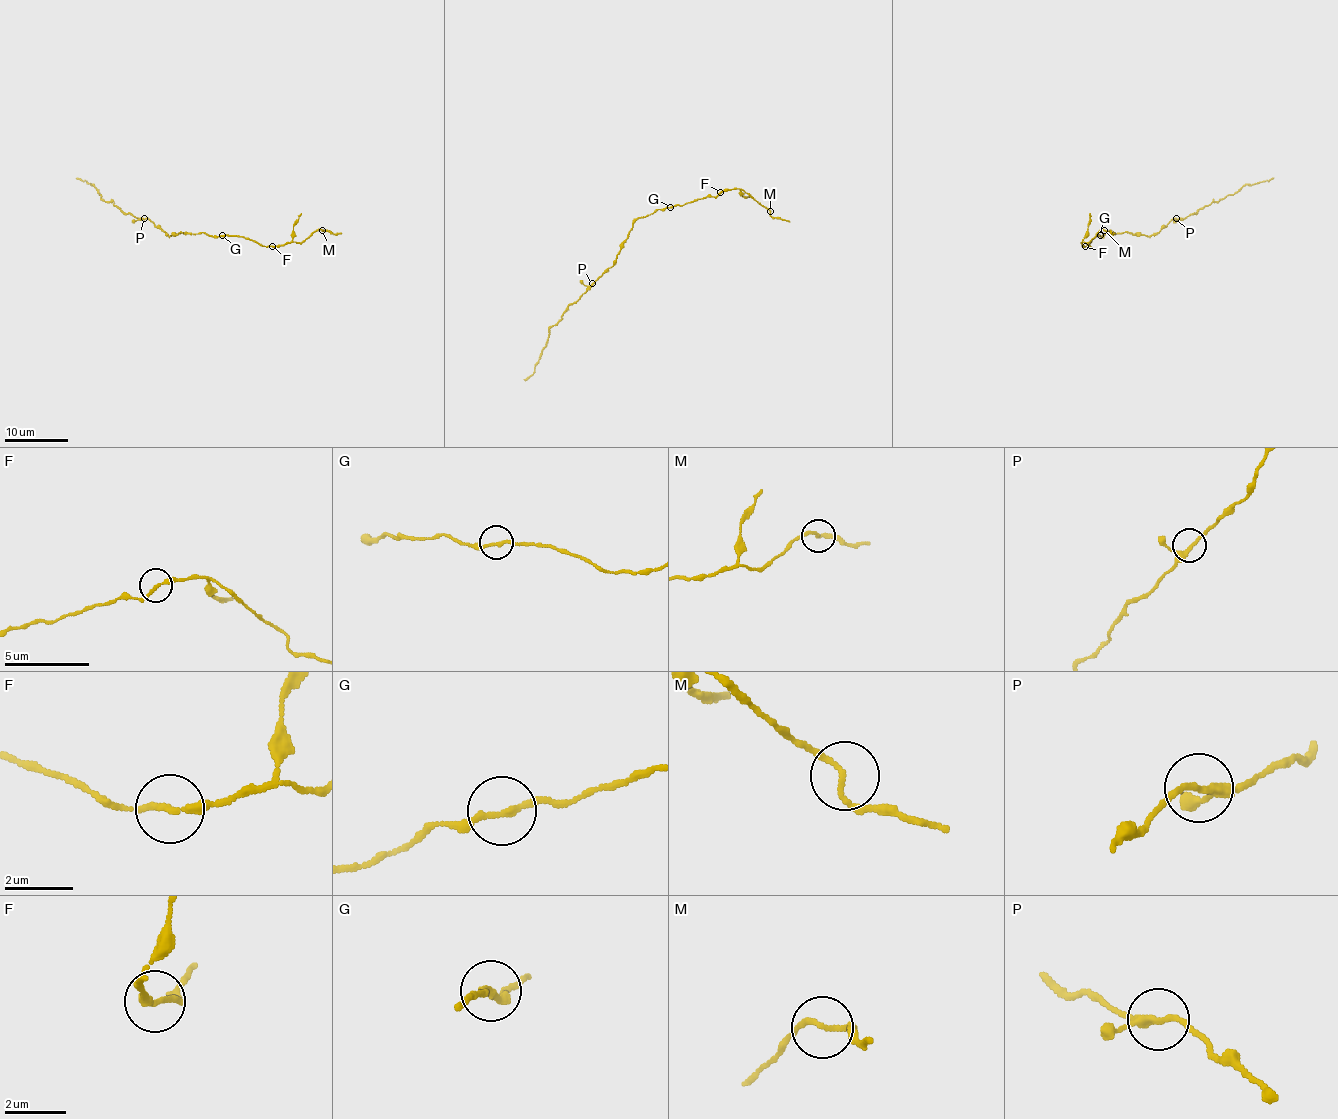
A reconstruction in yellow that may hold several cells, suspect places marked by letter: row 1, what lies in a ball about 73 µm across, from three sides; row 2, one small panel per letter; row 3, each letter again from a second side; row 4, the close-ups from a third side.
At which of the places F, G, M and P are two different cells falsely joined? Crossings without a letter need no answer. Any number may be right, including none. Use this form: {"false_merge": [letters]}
{"false_merge": []}

